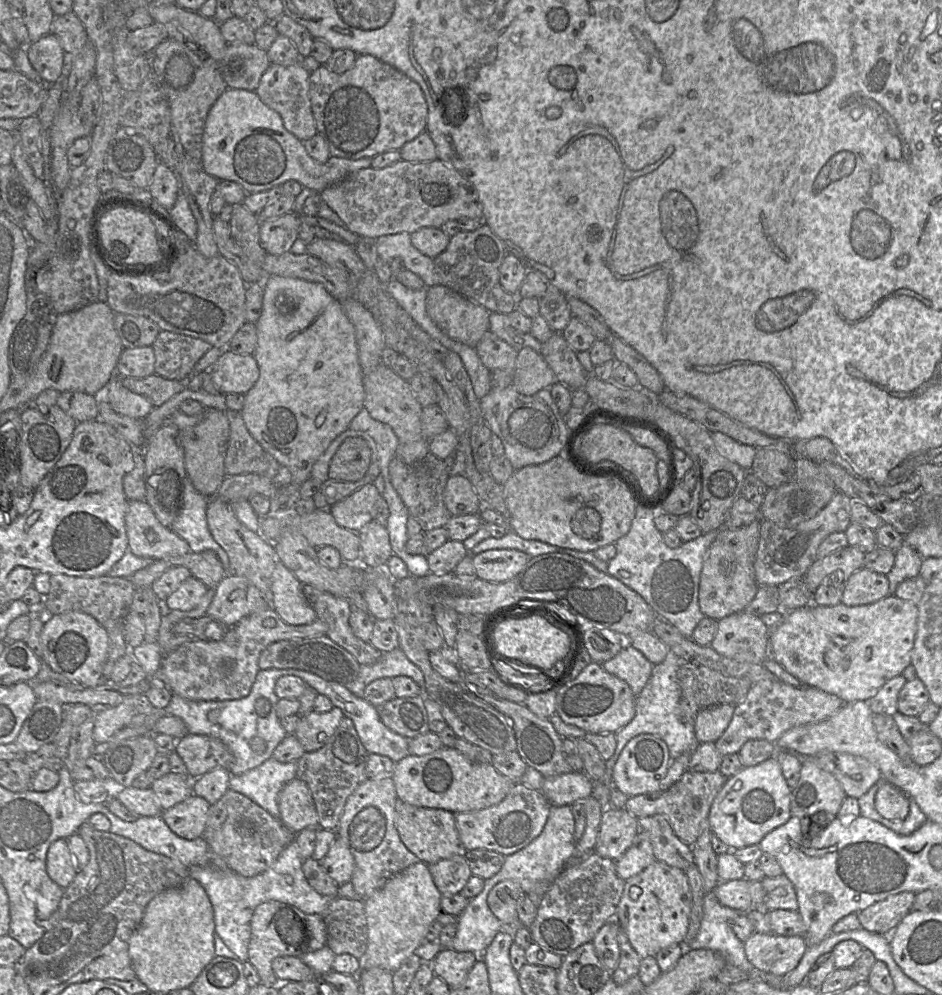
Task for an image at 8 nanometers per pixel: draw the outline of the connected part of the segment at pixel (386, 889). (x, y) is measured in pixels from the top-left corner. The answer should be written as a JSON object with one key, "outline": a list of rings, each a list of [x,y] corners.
{"outline":[[[419,861],[388,878],[372,895],[363,900],[367,921],[367,947],[359,958],[360,970],[378,967],[390,972],[396,971],[409,956],[425,941],[430,924],[441,912],[442,894],[435,886],[428,865]]]}

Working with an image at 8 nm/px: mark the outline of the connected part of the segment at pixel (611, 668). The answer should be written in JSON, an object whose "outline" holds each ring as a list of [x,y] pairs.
{"outline":[[[625,642],[619,653],[601,664],[603,669],[625,681],[637,697],[648,682],[653,664],[633,646]]]}

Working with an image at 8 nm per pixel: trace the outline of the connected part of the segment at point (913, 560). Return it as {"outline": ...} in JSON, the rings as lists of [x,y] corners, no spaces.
{"outline":[[[903,545],[895,552],[895,563],[886,575],[889,581],[889,593],[893,595],[897,586],[911,578],[918,576],[923,562],[921,555],[911,546]]]}

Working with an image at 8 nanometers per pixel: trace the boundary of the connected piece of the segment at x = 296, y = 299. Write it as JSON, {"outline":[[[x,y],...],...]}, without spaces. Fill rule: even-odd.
{"outline":[[[267,275],[263,285],[265,290],[263,308],[260,318],[255,323],[258,341],[255,352],[253,353],[259,366],[260,376],[255,385],[245,394],[244,407],[241,413],[248,430],[256,441],[258,441],[258,443],[270,453],[280,465],[284,465],[290,470],[292,476],[290,486],[296,489],[298,496],[300,486],[310,477],[313,464],[326,450],[332,440],[341,432],[349,428],[350,422],[363,407],[363,374],[358,360],[354,326],[344,313],[340,301],[333,297],[321,283],[296,277]]]}

